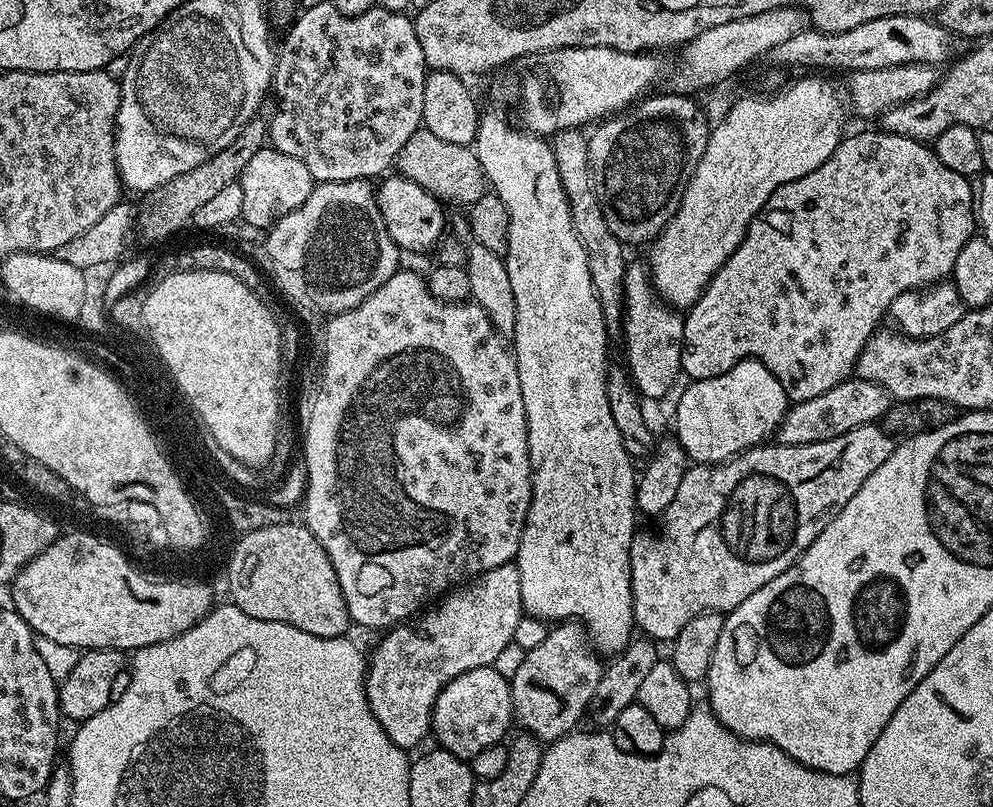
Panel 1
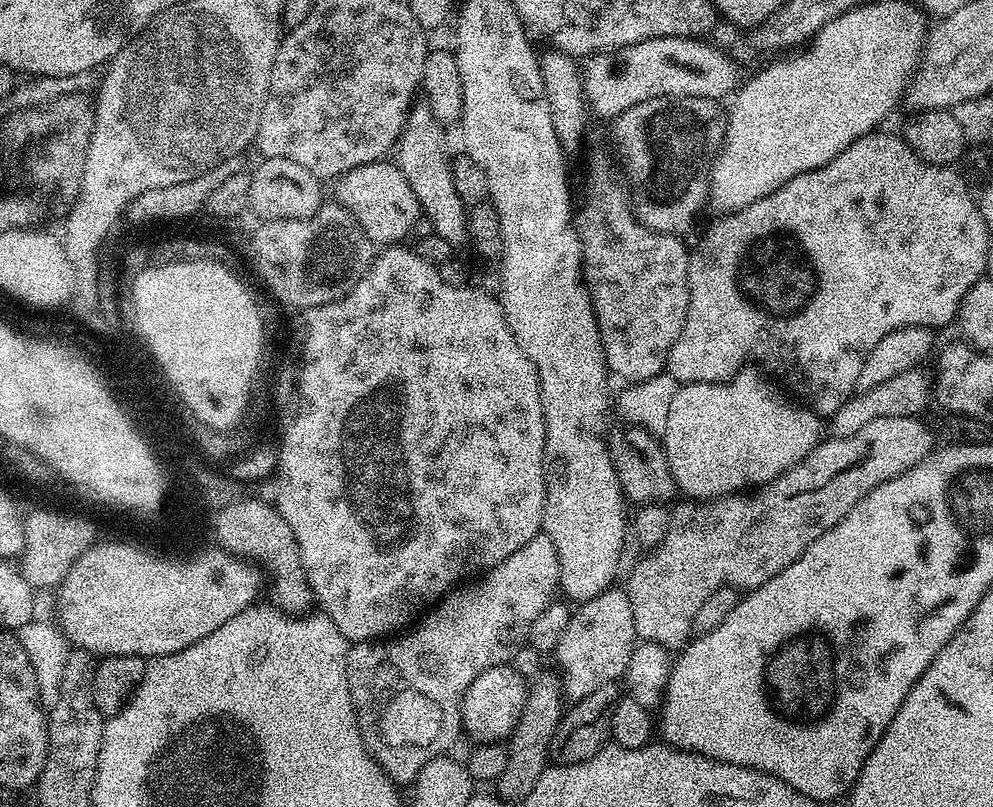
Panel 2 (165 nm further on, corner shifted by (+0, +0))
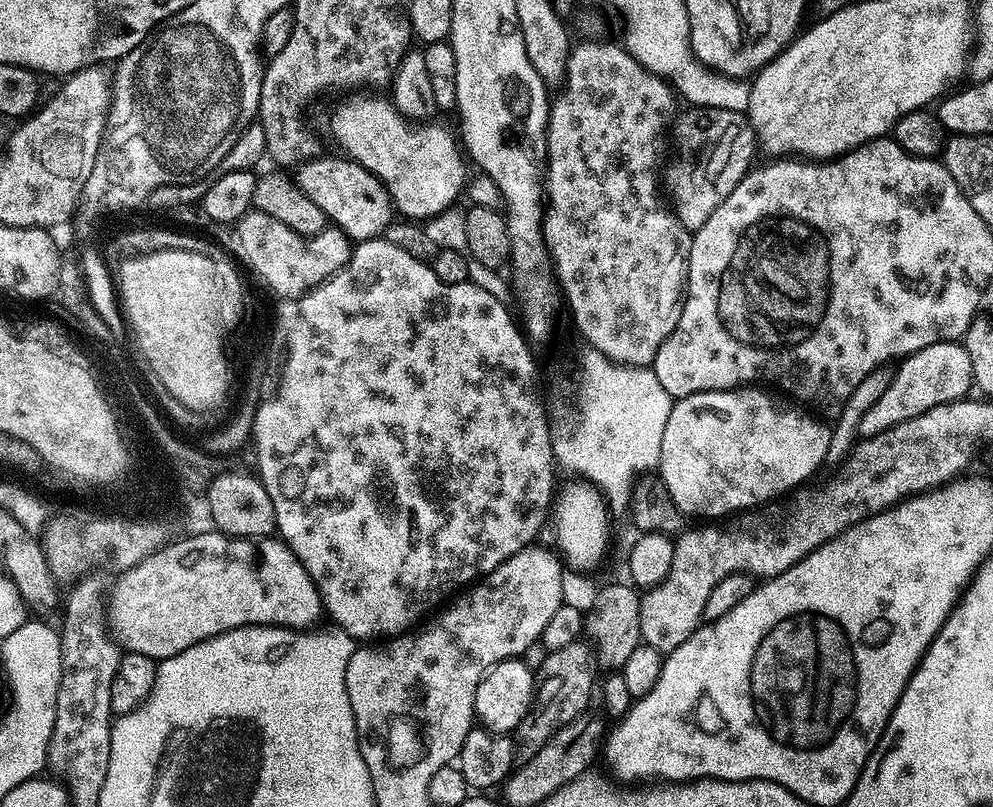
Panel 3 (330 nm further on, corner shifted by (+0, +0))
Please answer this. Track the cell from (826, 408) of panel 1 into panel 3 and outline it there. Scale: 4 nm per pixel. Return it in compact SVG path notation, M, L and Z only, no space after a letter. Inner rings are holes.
M939 340L899 361L890 386L886 386L886 394L882 394L882 398L878 398L878 402L874 402L862 417L859 435L867 438L882 434L882 430L890 430L898 426L898 422L906 422L910 418L918 418L918 414L926 414L926 410L934 410L934 406L965 399L973 388L970 354L963 343Z

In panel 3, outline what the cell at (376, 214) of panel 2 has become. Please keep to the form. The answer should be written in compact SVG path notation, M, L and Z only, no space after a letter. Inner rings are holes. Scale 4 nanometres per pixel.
M324 156L321 160L308 160L294 175L294 182L318 206L335 227L341 228L349 240L377 239L394 219L394 205L384 184L370 170L347 158Z

